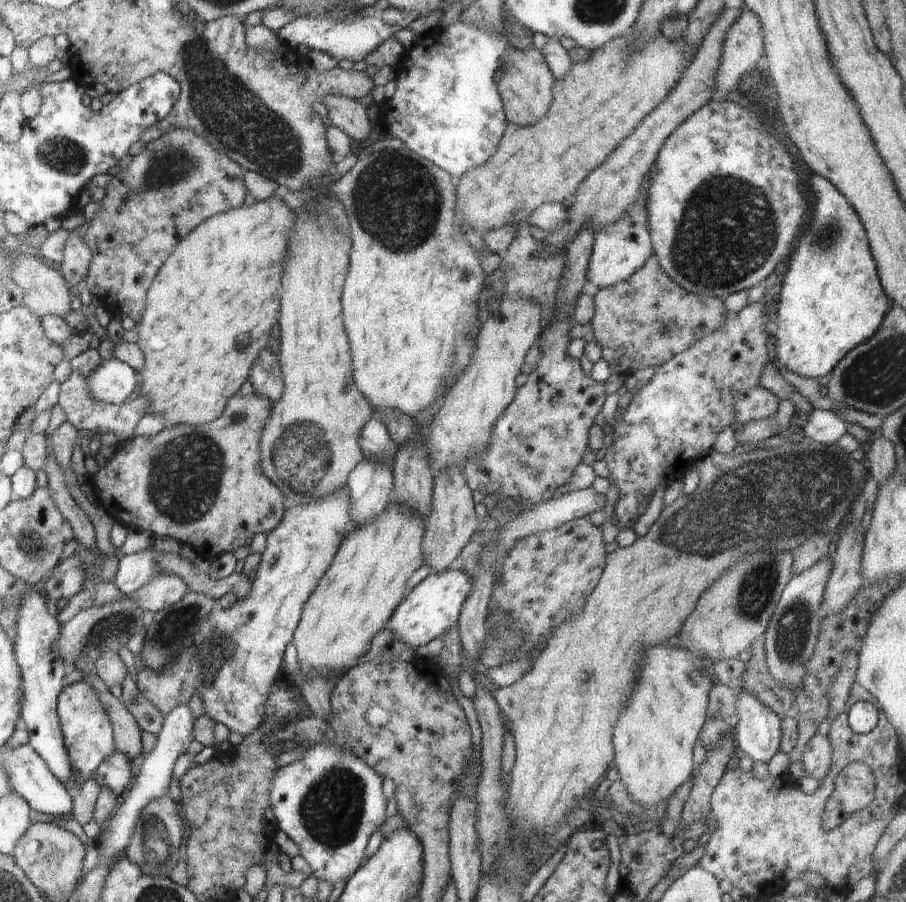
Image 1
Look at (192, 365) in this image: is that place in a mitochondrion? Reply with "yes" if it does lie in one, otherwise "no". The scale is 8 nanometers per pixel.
no

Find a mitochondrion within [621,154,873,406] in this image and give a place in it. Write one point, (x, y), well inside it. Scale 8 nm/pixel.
(724, 214)

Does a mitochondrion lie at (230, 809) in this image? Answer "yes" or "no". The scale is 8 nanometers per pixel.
no

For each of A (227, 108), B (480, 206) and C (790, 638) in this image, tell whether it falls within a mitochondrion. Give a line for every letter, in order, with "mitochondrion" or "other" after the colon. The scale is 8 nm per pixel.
A: mitochondrion
B: other
C: mitochondrion

